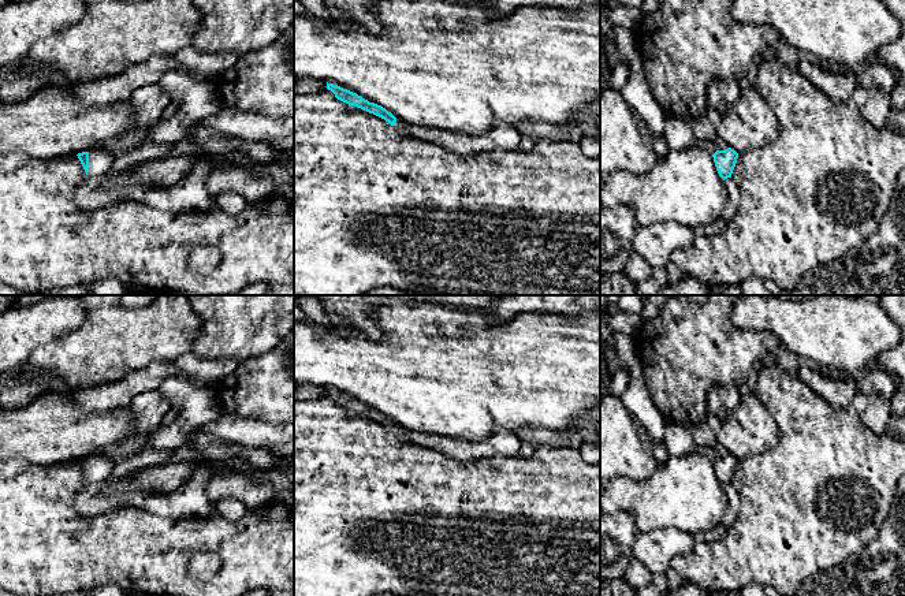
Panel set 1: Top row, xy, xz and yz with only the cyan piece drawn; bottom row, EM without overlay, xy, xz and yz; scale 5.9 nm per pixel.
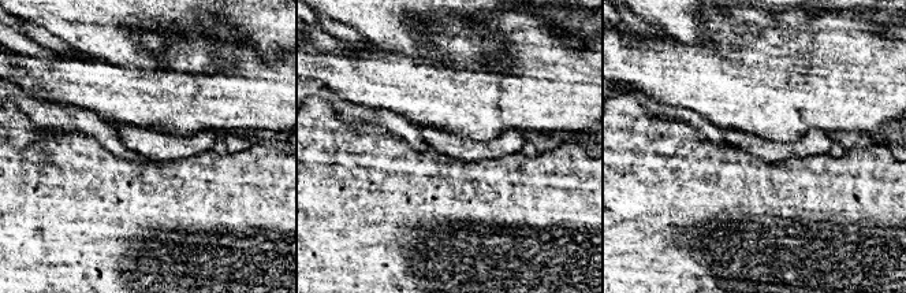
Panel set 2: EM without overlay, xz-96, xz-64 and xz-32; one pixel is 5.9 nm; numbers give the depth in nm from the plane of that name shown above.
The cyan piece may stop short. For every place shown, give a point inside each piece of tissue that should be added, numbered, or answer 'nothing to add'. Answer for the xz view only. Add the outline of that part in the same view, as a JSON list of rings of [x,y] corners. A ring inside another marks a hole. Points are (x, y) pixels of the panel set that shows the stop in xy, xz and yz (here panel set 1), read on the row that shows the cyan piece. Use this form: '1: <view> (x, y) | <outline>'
1: xz (401, 126) | [[[396,119],[394,126],[401,134],[411,137],[411,126],[409,126],[406,122]]]

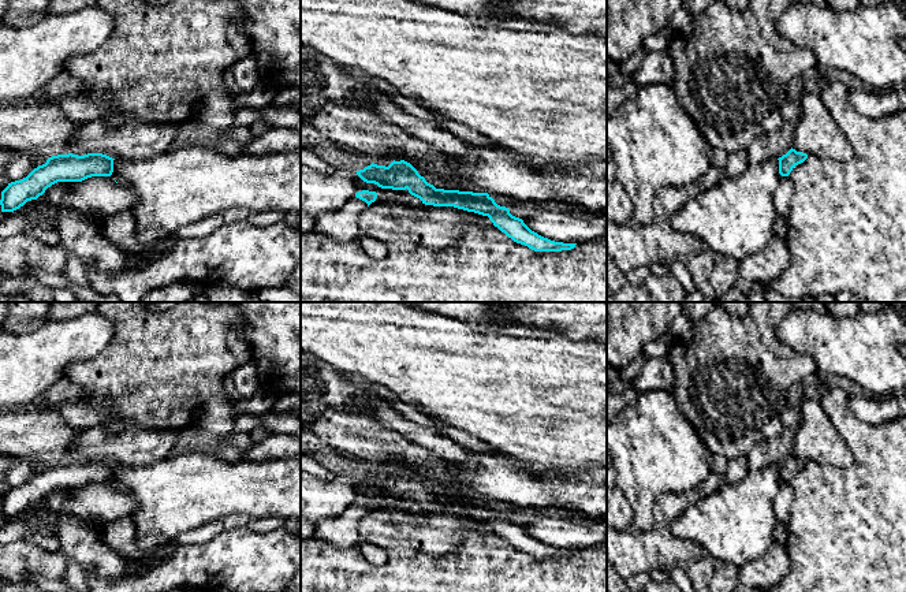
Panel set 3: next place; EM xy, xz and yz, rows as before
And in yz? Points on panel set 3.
nothing to add

